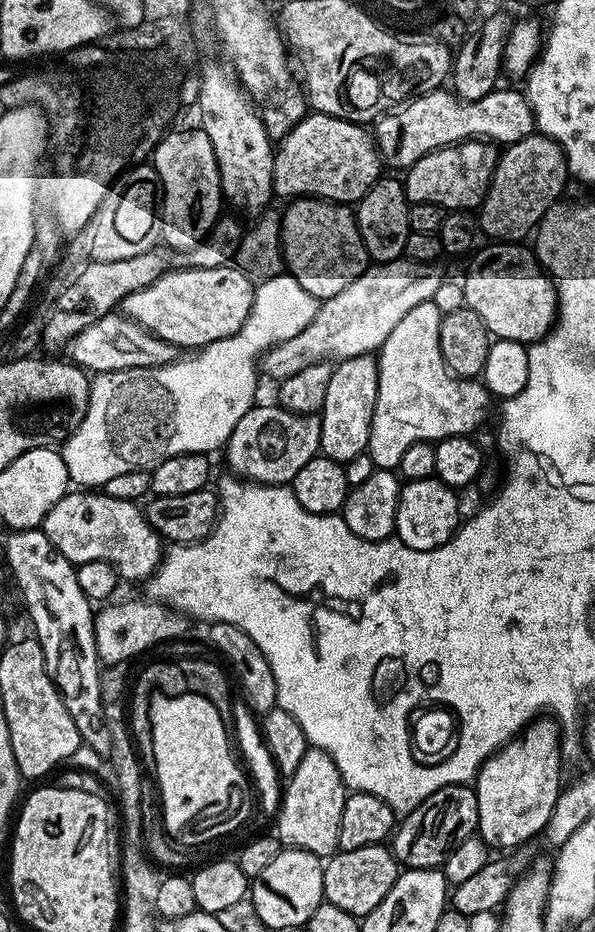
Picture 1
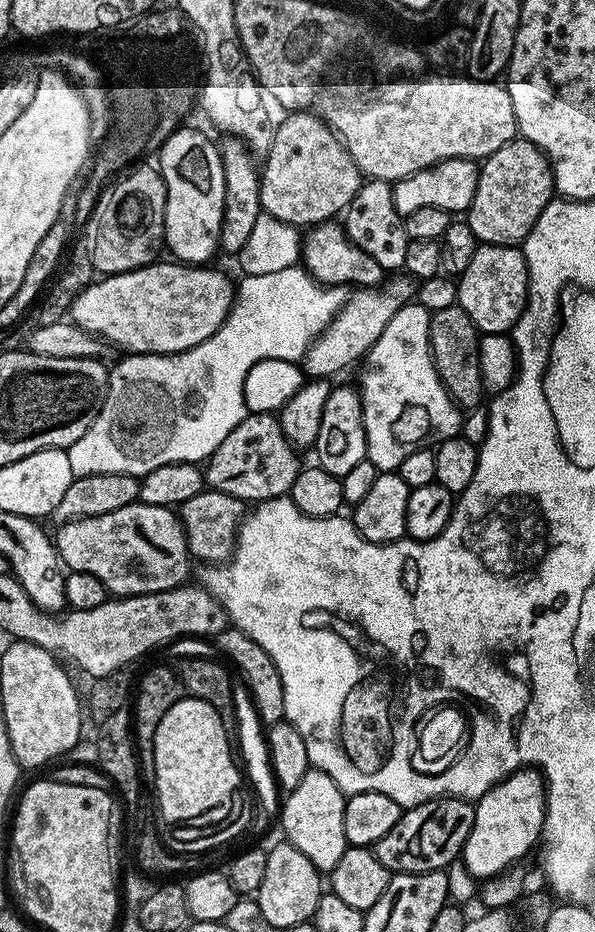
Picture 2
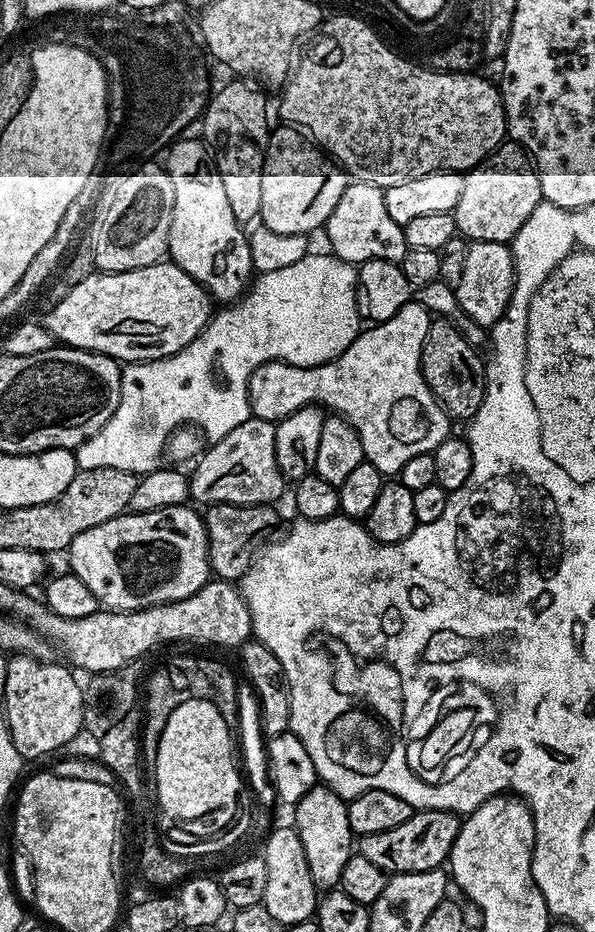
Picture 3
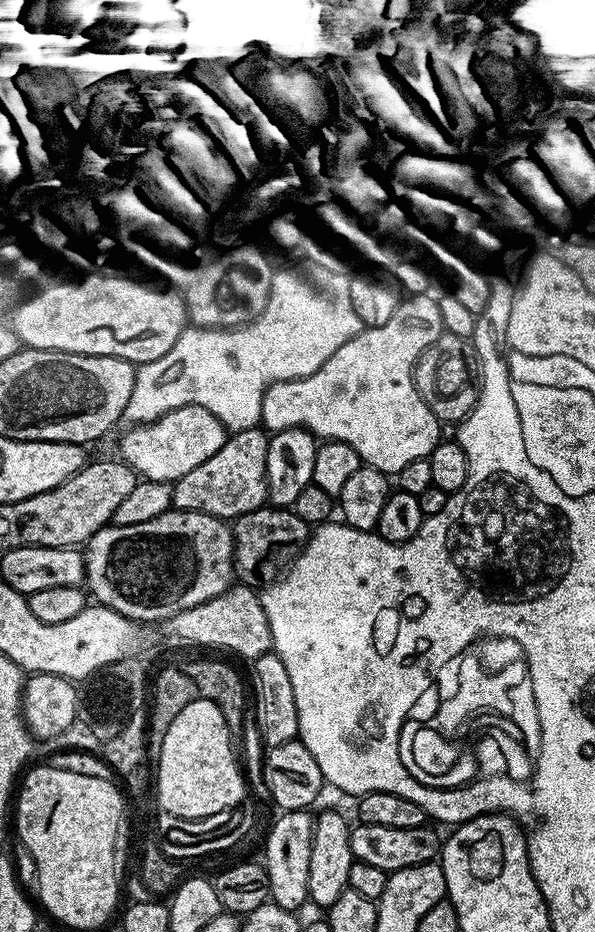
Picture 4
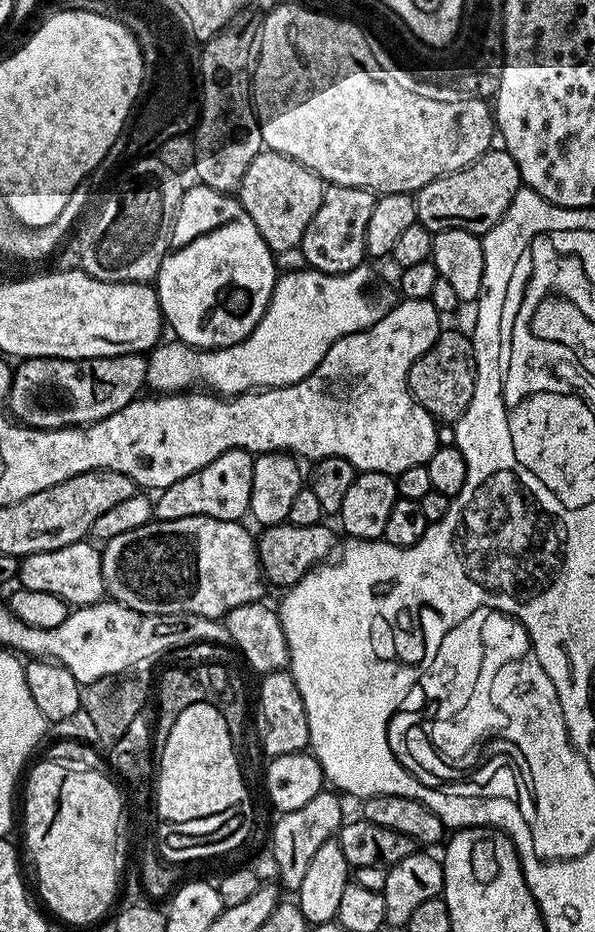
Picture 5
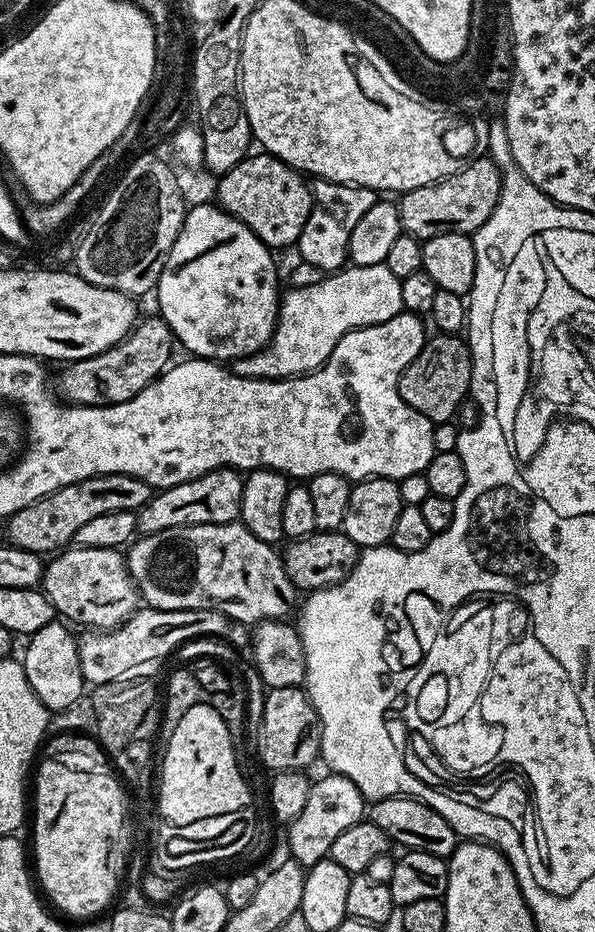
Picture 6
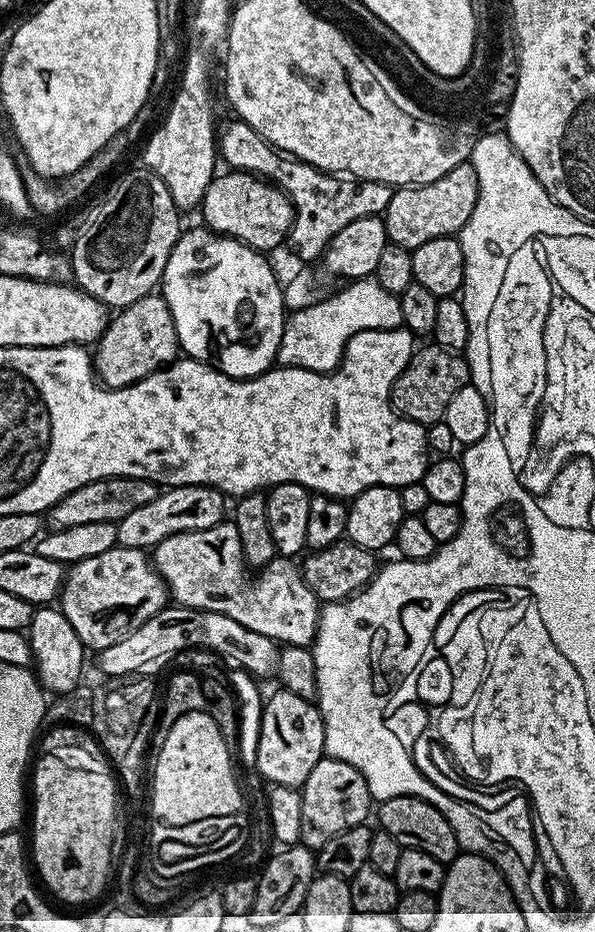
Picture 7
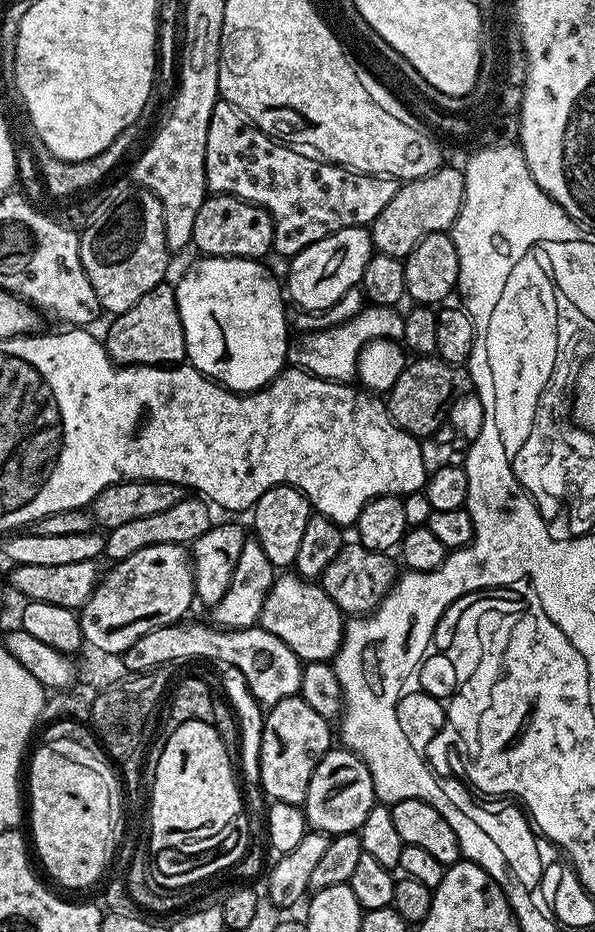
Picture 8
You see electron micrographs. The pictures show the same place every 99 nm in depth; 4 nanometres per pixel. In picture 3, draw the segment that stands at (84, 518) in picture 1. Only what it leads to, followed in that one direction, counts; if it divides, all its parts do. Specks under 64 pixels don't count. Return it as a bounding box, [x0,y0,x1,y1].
[66,504,211,612]

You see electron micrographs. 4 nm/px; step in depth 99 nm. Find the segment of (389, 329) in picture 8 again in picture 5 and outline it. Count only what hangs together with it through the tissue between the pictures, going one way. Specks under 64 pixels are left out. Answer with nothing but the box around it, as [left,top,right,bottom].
[146,266,386,398]

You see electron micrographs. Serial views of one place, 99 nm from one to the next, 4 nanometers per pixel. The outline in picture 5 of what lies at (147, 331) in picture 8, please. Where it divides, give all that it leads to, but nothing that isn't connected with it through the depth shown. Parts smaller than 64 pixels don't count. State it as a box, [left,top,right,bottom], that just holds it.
[6,352,148,428]

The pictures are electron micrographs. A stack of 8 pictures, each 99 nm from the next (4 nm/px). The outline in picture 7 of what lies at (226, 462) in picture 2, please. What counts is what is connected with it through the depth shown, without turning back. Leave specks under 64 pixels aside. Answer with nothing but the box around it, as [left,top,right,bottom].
[116,484,226,550]

